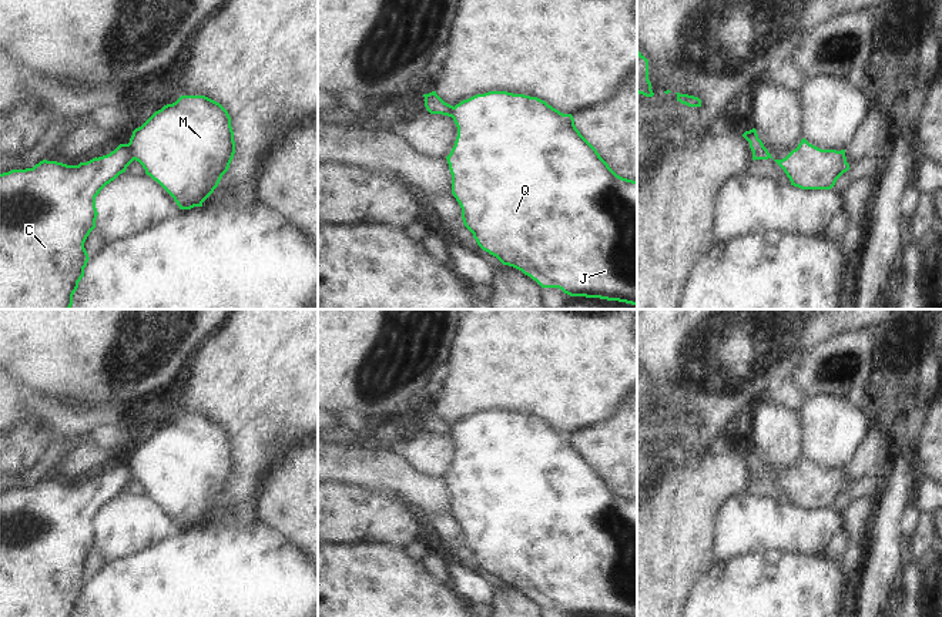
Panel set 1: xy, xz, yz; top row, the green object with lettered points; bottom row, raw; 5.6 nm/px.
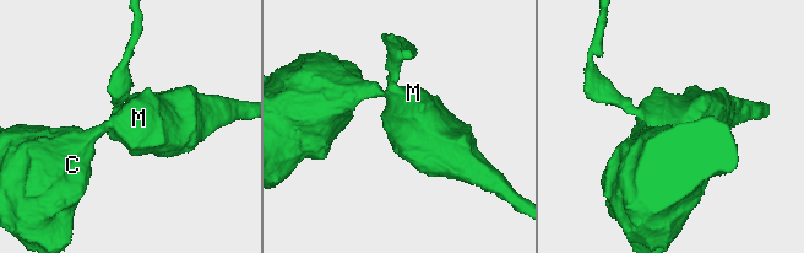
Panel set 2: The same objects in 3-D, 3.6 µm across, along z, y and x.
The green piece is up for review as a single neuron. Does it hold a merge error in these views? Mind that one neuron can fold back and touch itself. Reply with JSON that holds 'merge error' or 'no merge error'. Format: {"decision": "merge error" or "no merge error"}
{"decision": "merge error"}

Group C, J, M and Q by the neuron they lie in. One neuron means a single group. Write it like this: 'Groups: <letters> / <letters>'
Groups: C / J M Q.

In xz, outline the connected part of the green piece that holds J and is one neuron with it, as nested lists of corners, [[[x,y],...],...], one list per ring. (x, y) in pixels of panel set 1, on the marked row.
[[[489,91],[456,104],[452,118],[457,127],[455,145],[446,157],[452,174],[452,194],[462,208],[463,224],[473,234],[477,245],[503,265],[530,276],[542,288],[559,288],[570,296],[600,298],[637,306],[637,181],[620,177],[609,167],[576,128],[573,115],[560,113],[537,97]]]

